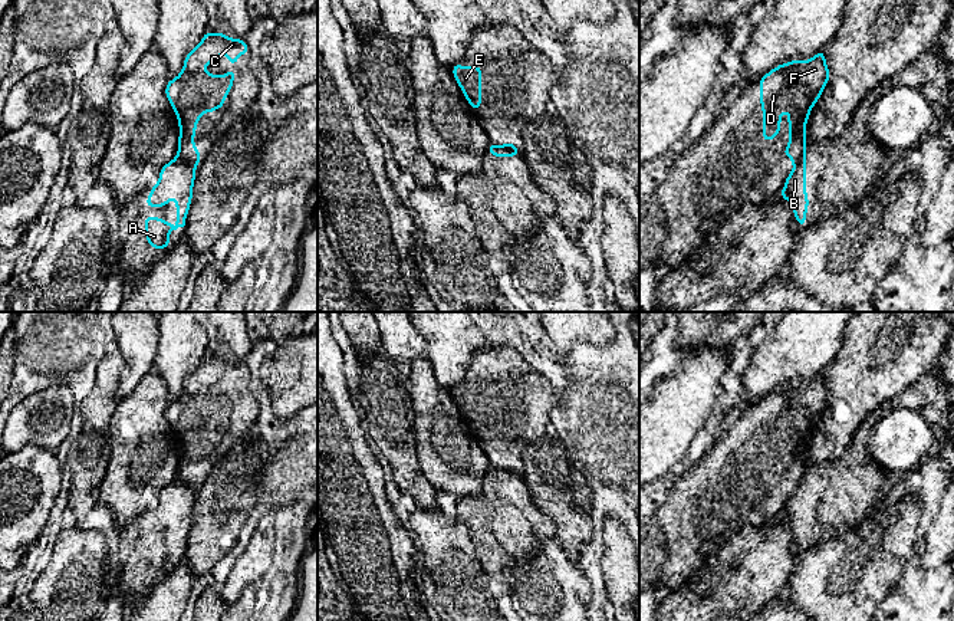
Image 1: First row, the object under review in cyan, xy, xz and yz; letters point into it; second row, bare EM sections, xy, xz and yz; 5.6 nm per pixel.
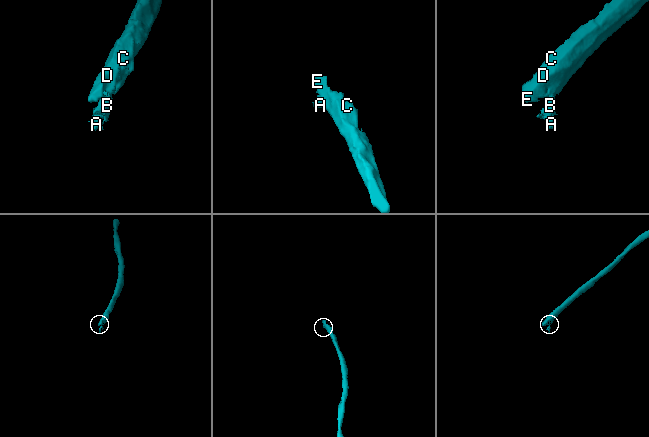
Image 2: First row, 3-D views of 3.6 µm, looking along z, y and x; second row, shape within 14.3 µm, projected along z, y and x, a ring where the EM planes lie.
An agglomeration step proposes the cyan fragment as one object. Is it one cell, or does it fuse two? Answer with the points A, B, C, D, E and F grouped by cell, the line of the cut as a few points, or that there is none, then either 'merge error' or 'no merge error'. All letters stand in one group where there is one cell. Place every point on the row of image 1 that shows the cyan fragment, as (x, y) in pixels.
A B / C D E F | xy (176, 158), (194, 168) | merge error

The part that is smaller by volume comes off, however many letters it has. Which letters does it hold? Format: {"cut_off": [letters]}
{"cut_off": ["A", "B"]}

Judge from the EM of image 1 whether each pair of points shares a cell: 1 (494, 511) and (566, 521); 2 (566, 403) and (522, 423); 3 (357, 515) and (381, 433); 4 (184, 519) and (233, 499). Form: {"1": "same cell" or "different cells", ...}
{"1": "different cells", "2": "same cell", "3": "different cells", "4": "different cells"}

